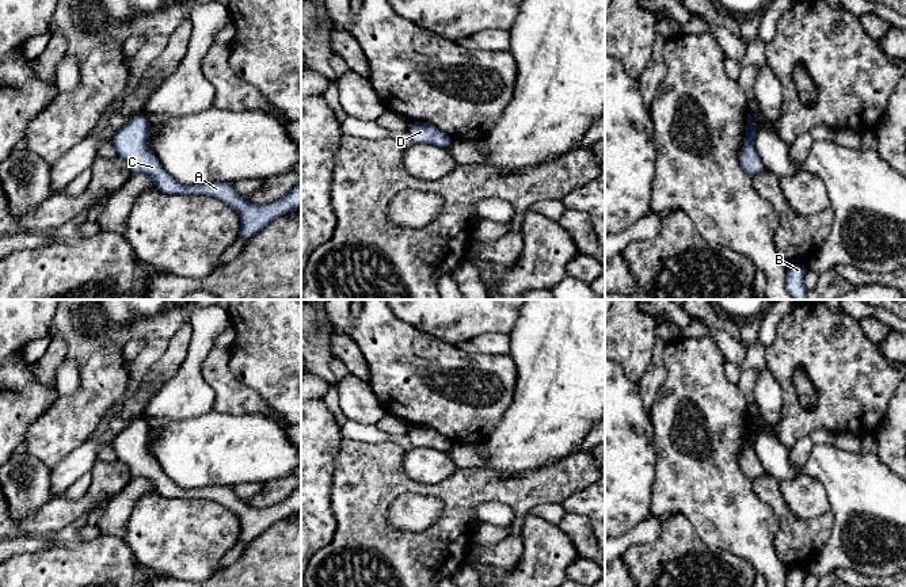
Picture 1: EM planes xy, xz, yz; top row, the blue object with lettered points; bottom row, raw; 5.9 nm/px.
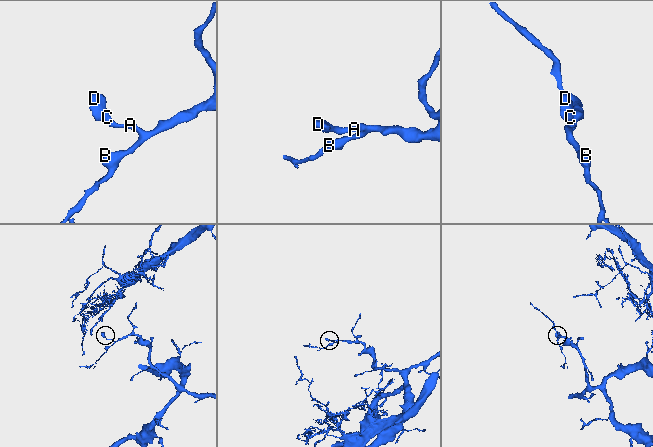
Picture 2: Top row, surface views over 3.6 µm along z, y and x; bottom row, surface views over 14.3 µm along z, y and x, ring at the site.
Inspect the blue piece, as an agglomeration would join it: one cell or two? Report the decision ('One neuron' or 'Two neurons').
One neuron

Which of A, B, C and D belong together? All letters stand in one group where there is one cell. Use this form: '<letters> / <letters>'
A B C D

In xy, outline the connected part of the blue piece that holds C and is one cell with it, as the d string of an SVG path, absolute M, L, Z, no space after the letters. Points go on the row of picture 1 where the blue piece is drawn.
M141 113L121 126L113 137L117 155L130 165L132 175L144 174L151 176L155 187L164 194L208 195L232 206L240 216L240 239L248 240L274 218L301 209L301 183L278 201L260 206L250 203L229 183L180 184L164 171L156 155L149 149L151 126L146 113Z

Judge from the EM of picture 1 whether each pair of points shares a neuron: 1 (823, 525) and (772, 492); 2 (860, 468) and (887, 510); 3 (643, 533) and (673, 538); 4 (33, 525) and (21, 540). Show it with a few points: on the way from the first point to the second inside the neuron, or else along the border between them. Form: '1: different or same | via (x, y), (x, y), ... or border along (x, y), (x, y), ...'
1: same | via (809, 526), (798, 526), (779, 507)
2: same | via (860, 479), (860, 483), (876, 499)
3: different | border along (662, 519), (662, 530), (655, 540), (629, 547)
4: different | border along (21, 532), (52, 537)

